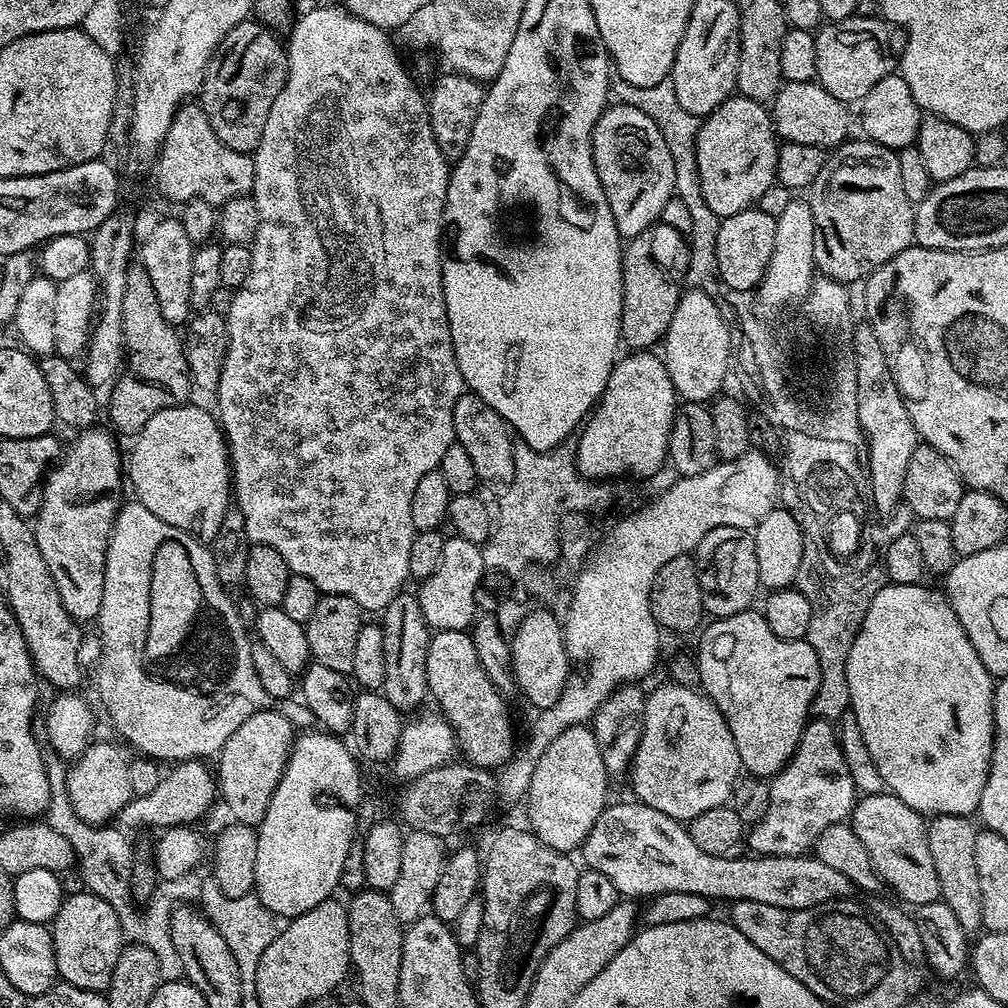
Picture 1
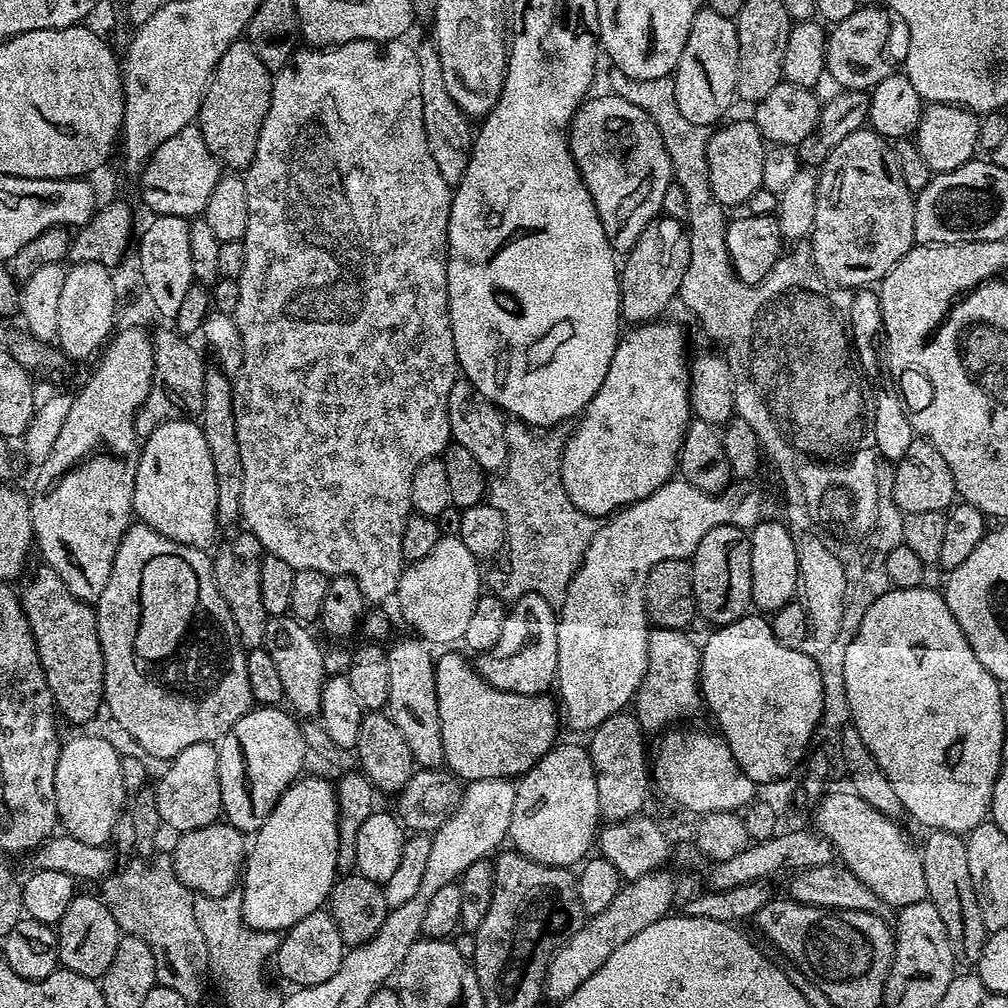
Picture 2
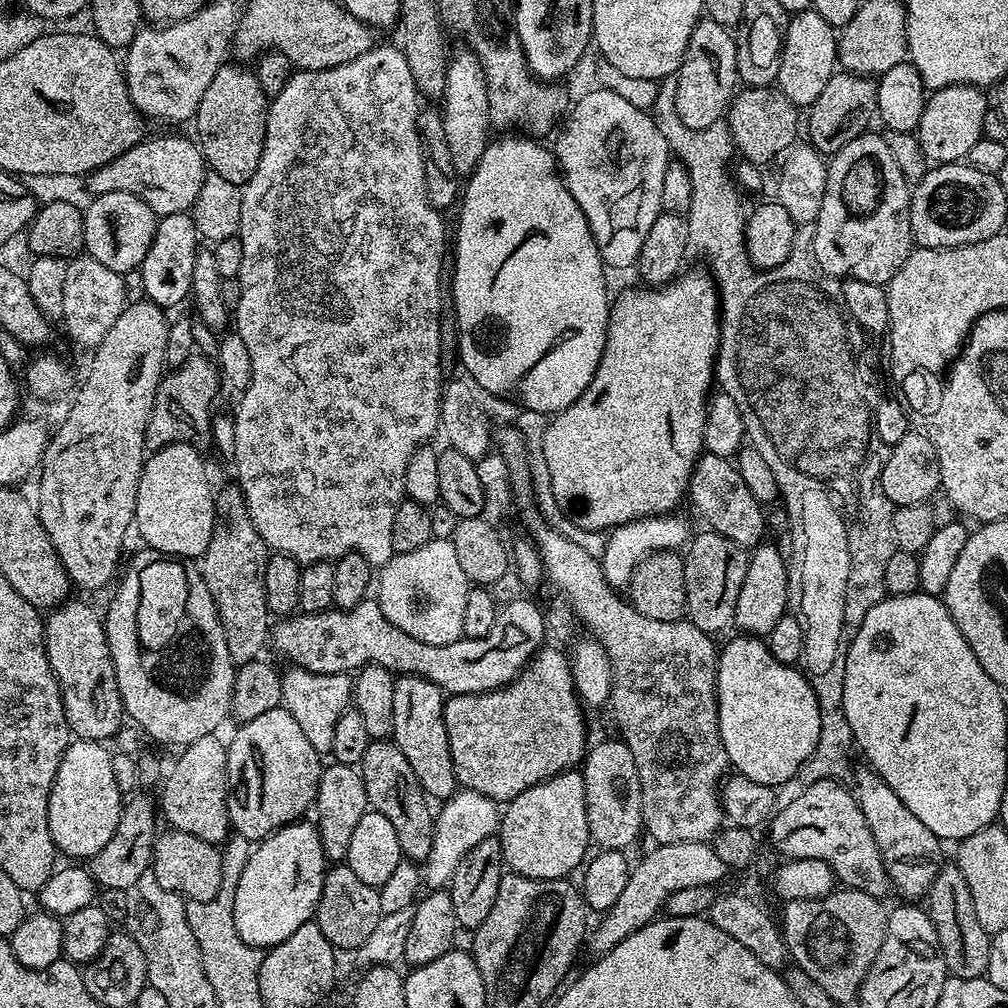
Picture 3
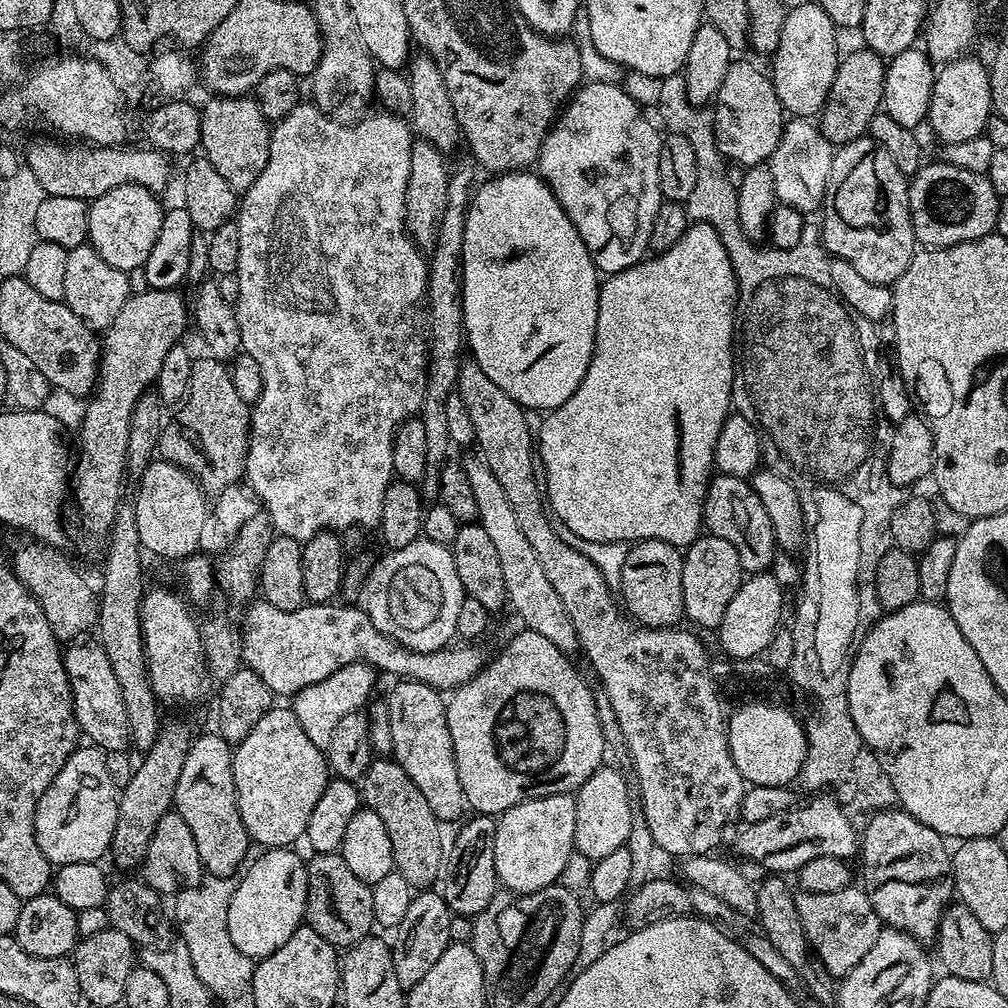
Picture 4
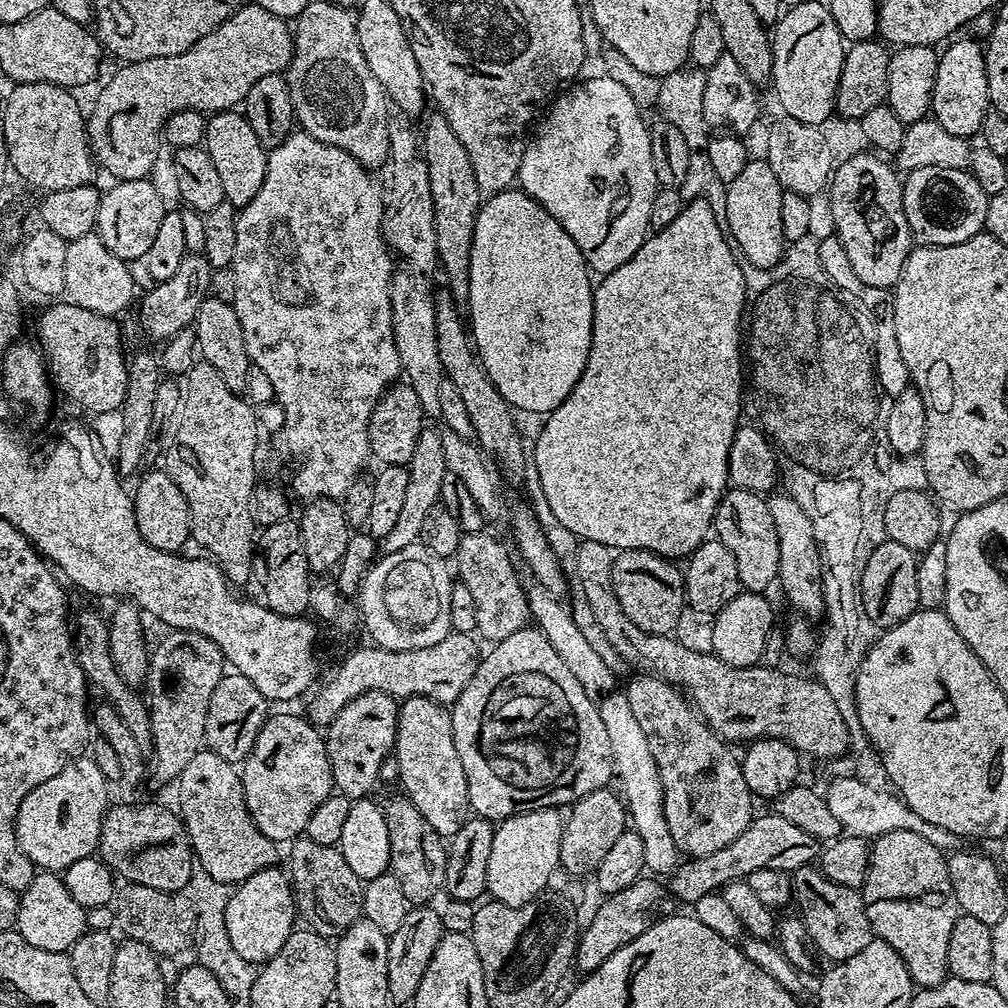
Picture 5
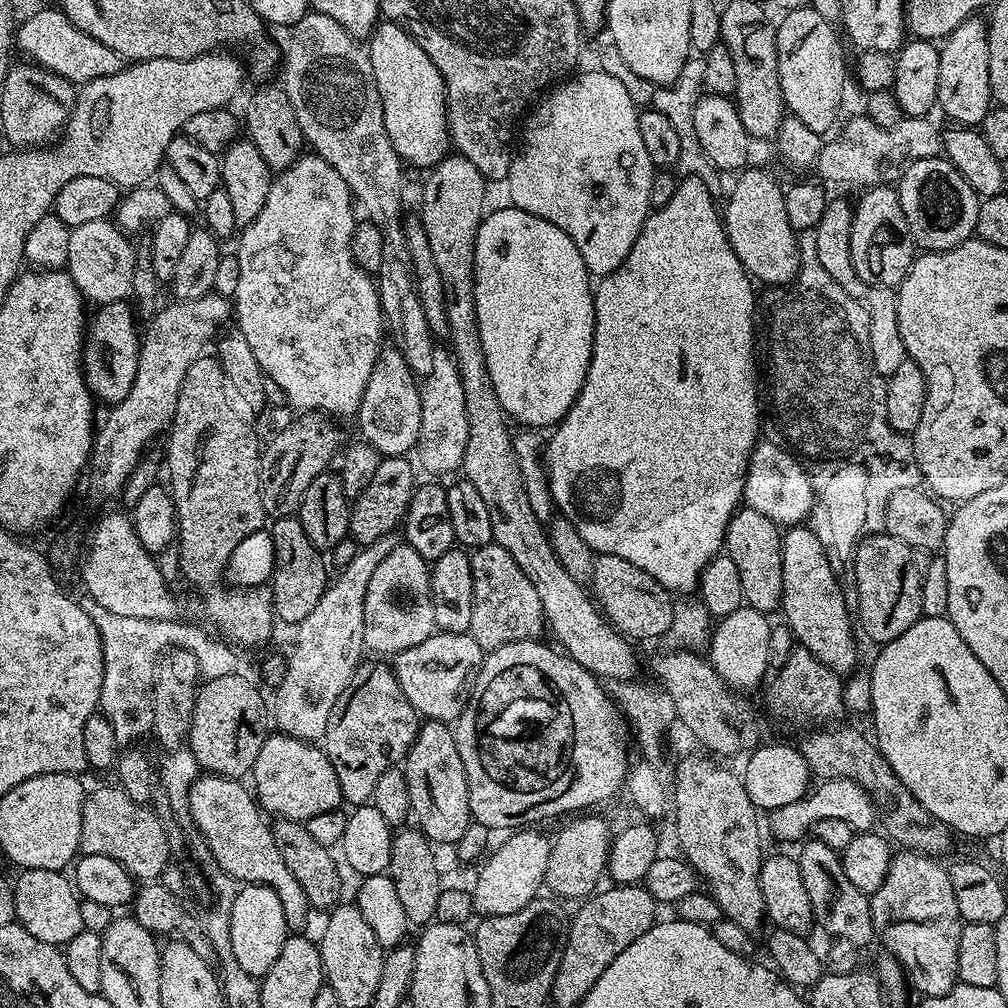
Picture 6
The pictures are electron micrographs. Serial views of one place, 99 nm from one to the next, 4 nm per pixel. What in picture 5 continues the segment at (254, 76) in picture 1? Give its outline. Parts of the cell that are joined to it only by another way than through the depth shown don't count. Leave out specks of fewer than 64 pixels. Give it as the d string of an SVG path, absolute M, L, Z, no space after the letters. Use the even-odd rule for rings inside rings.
M229 110L209 115L204 130L203 147L207 148L218 175L222 177L224 199L238 210L246 207L250 198L262 190L262 182L266 178L268 152L260 144L258 136L244 116L243 111Z

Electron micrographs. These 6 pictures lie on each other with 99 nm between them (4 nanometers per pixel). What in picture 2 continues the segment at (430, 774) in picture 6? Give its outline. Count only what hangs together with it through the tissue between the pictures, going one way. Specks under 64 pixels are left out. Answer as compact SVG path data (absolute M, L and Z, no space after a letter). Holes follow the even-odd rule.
M419 638L400 640L396 645L388 648L388 661L390 662L390 698L386 715L392 719L394 726L402 738L406 738L406 746L410 746L413 761L421 769L436 770L444 764L444 751L442 750L442 730L438 722L438 694L436 693L436 662L433 645Z

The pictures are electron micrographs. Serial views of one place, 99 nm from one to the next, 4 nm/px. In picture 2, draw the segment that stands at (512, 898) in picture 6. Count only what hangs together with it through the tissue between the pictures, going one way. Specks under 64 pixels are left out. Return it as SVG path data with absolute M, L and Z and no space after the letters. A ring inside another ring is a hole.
M557 743L531 770L519 777L514 798L514 814L510 814L508 840L511 847L521 852L526 858L559 868L572 868L579 865L593 851L601 824L598 782L594 778L592 755L583 743Z

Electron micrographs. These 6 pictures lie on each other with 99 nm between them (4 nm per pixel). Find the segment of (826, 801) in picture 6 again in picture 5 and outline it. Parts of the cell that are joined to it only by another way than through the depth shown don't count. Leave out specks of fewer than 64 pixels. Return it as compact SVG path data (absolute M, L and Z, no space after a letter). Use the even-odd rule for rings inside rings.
M859 775L855 776L837 776L831 782L826 799L830 806L834 818L838 818L841 829L845 833L854 836L863 836L865 838L875 838L882 834L890 834L894 830L910 830L914 834L919 834L926 838L928 842L937 846L940 851L953 852L957 851L962 844L961 837L953 834L952 831L943 829L940 826L934 826L924 818L918 818L914 810L905 800L901 800L895 791L887 787L875 788L872 784L860 780ZM888 791L888 792L887 792Z

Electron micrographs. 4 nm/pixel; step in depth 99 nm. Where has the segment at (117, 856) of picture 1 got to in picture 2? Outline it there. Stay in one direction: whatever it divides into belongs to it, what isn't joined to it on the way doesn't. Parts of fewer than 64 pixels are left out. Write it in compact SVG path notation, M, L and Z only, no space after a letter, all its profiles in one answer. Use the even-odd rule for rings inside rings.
M156 854L151 859L132 858L132 861L119 870L112 871L98 884L98 895L104 905L114 914L121 933L129 936L140 936L150 946L156 959L156 979L159 984L170 990L178 990L189 1005L196 1006L204 992L204 980L200 977L200 968L196 965L195 956L205 951L202 931L195 922L194 910L196 896L178 878L172 869L172 861L167 855Z

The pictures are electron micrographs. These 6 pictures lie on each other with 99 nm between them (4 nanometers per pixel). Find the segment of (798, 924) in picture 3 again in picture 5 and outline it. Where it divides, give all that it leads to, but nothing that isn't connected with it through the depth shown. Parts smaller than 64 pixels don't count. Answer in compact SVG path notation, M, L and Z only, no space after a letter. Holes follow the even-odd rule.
M816 866L797 868L795 872L791 873L791 881L794 904L800 907L798 915L803 920L806 930L809 931L810 938L815 944L815 951L821 957L823 957L822 955L829 956L829 961L832 962L854 958L854 954L858 954L858 950L864 949L872 941L874 937L870 918L866 918L864 897L857 889L838 886L838 882L830 882L830 878L826 878L820 873L819 867Z

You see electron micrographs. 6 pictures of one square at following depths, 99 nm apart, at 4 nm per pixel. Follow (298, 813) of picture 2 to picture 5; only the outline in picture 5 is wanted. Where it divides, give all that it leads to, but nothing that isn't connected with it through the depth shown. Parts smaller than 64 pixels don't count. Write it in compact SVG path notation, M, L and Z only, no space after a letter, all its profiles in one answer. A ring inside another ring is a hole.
M276 866L263 868L235 885L225 906L225 926L231 945L239 957L255 966L274 958L298 924L292 881L288 879L287 871L280 869L279 872L278 869Z

